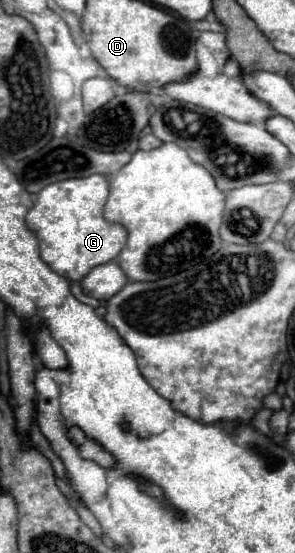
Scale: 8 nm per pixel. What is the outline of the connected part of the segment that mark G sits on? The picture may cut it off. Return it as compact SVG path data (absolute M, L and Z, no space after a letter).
M114 174L110 176L86 176L86 178L70 178L70 180L62 180L58 184L48 184L40 194L38 200L34 204L34 208L28 212L26 222L30 228L36 230L38 240L40 240L40 258L60 276L72 280L72 282L80 282L94 266L106 264L114 258L118 258L120 250L126 244L126 228L122 228L122 224L114 224L108 222L102 214L106 196L110 196L110 180Z

